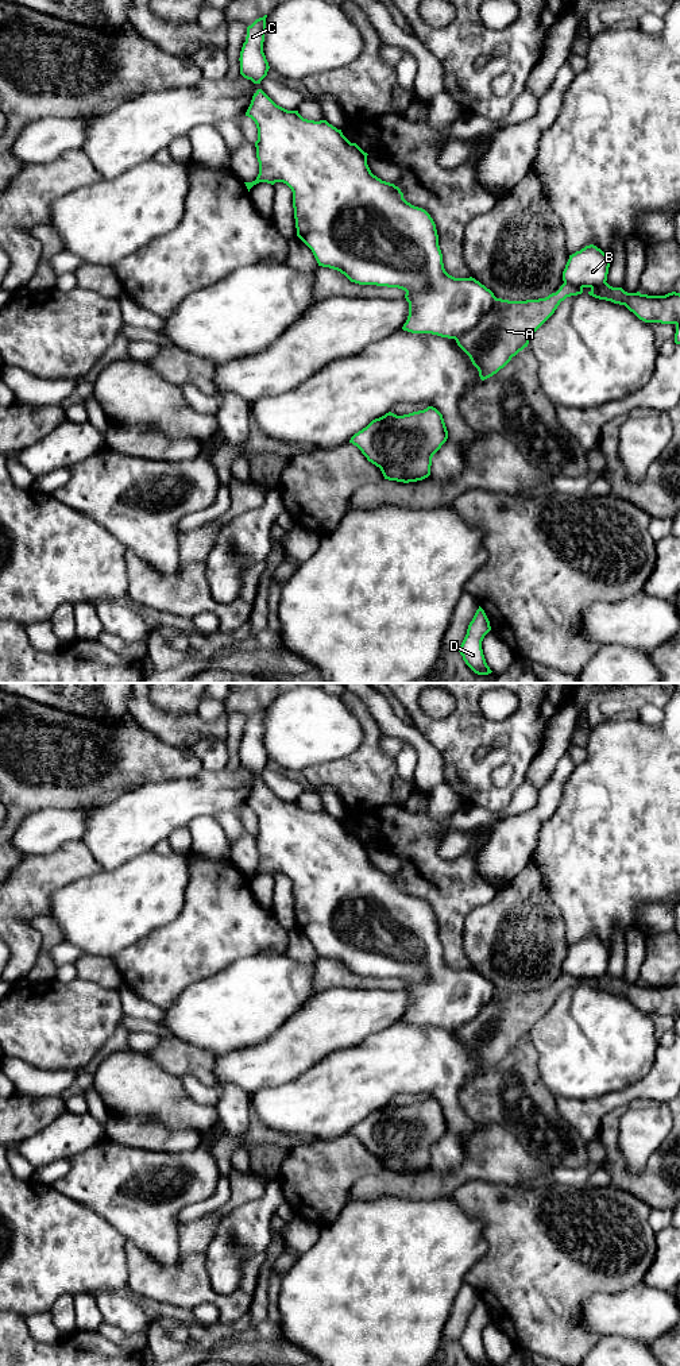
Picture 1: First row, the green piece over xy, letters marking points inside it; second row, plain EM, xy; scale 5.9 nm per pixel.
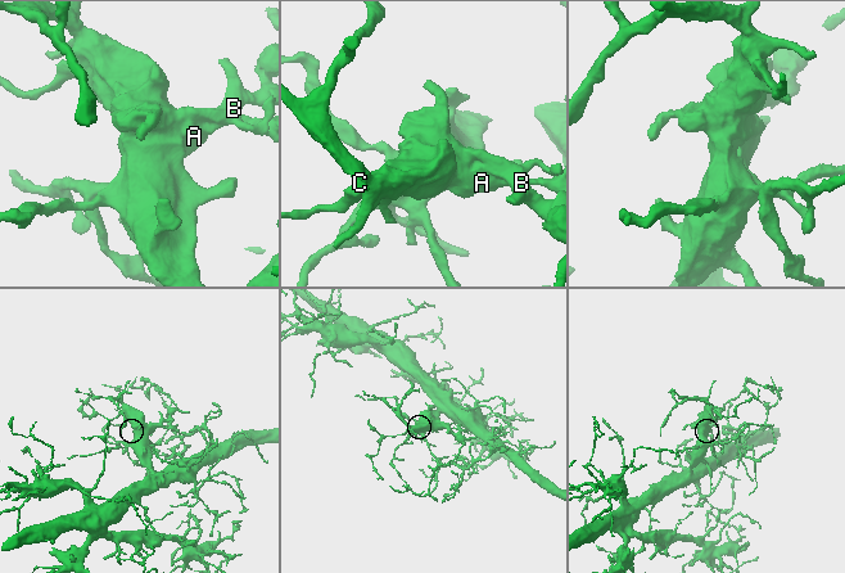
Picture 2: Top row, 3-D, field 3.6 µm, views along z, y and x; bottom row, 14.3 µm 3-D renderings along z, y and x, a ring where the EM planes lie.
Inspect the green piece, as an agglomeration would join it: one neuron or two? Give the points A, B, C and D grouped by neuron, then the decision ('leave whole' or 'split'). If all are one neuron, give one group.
A / B C D; split

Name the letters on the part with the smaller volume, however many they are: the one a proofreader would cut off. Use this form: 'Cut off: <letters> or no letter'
Cut off: A

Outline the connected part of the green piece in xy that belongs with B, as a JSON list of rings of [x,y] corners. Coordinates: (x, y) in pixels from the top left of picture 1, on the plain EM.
[[[590,935],[569,946],[563,972],[580,979],[600,977],[607,972],[608,958],[610,949],[600,939]]]

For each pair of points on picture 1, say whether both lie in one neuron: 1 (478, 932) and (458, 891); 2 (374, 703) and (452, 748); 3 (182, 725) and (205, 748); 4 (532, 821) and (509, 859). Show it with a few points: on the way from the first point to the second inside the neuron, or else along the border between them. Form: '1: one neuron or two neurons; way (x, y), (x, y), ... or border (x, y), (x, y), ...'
1: two neurons; border (494, 895), (478, 905), (467, 915), (462, 945)
2: two neurons; border (412, 725), (435, 748)
3: two neurons; border (224, 739), (200, 739), (185, 749)
4: one neuron; way (522, 830), (513, 840), (509, 849)

